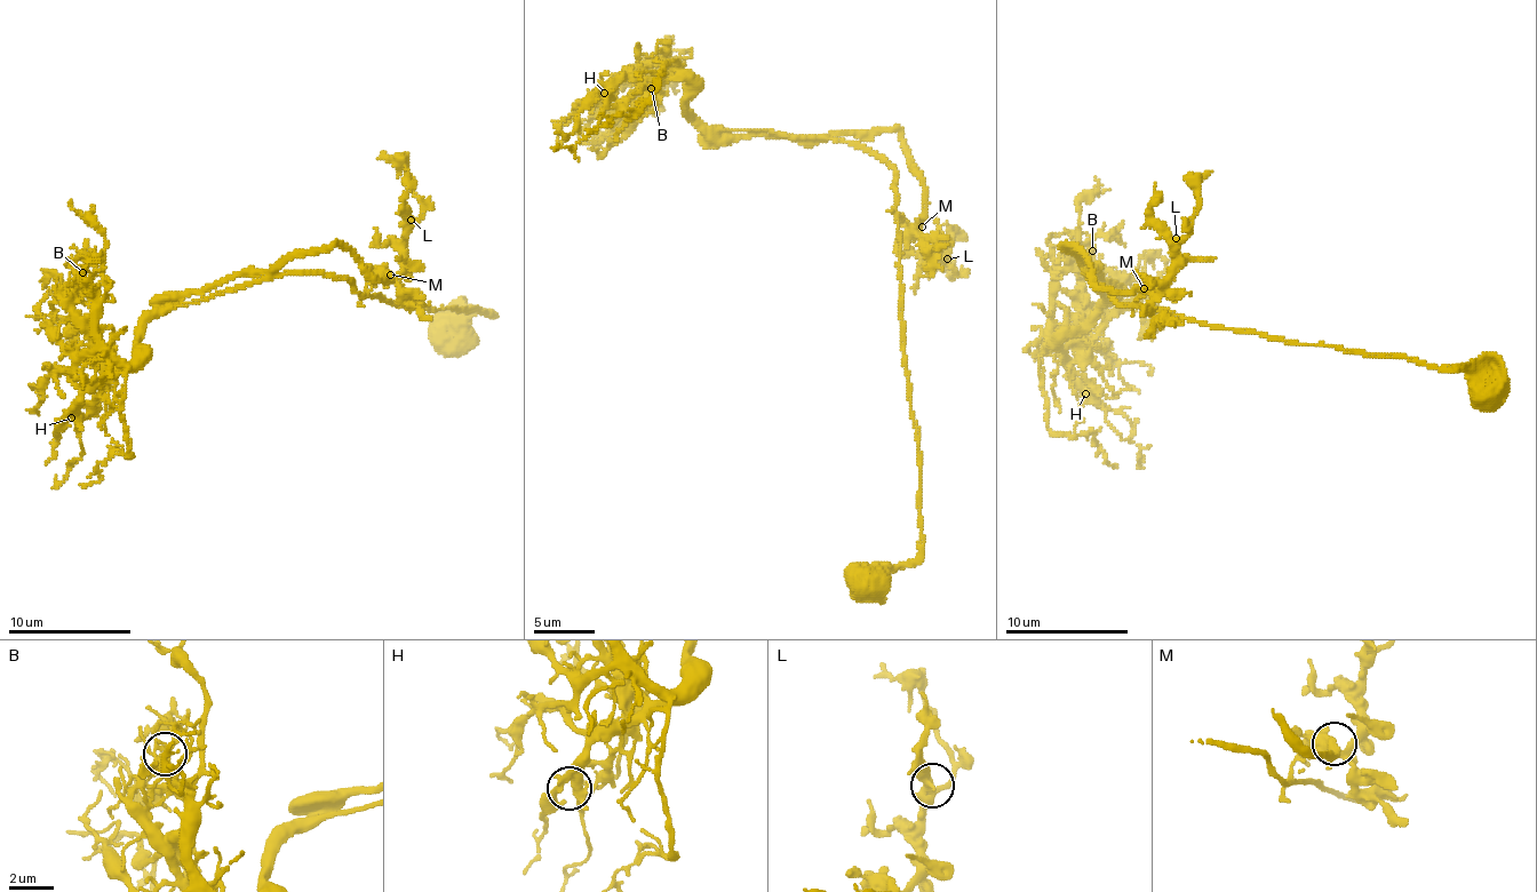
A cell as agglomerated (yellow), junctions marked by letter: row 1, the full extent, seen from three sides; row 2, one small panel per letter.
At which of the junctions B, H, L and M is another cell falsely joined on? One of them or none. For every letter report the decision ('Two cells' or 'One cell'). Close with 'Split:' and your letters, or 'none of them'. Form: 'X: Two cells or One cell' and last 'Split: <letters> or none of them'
B: Two cells
H: One cell
L: One cell
M: One cell
Split: B

